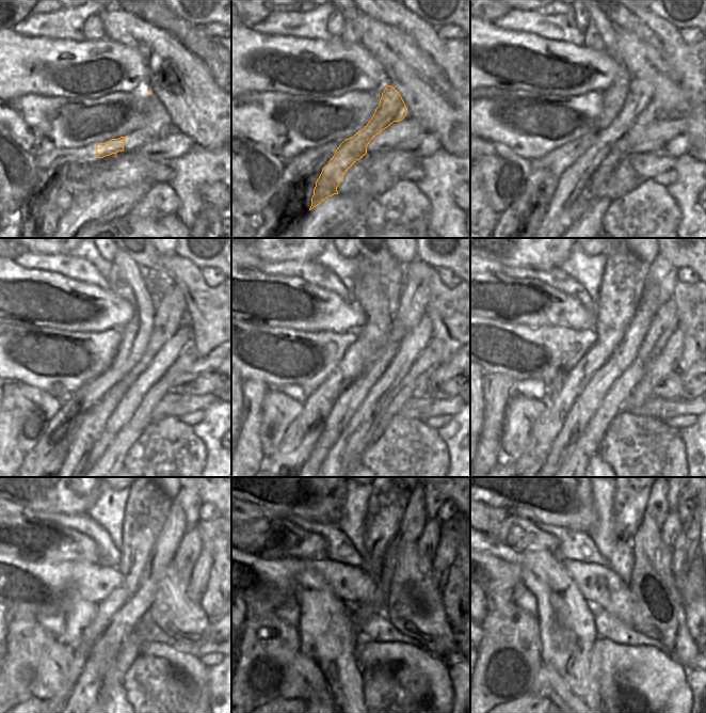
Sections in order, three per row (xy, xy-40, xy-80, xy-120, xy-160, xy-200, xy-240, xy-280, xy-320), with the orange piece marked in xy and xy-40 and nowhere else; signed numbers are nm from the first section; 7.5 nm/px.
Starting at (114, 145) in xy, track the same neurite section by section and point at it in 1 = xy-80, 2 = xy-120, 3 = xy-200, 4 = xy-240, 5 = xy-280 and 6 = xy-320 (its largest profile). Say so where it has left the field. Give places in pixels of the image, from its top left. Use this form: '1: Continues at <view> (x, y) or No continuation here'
1: Continues at xy-80 (572, 183)
2: Continues at xy-120 (172, 307)
3: Continues at xy-200 (661, 273)
4: Continues at xy-240 (191, 502)
5: Continues at xy-280 (433, 498)
6: Continues at xy-320 (674, 498)

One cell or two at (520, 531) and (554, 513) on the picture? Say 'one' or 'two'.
two

